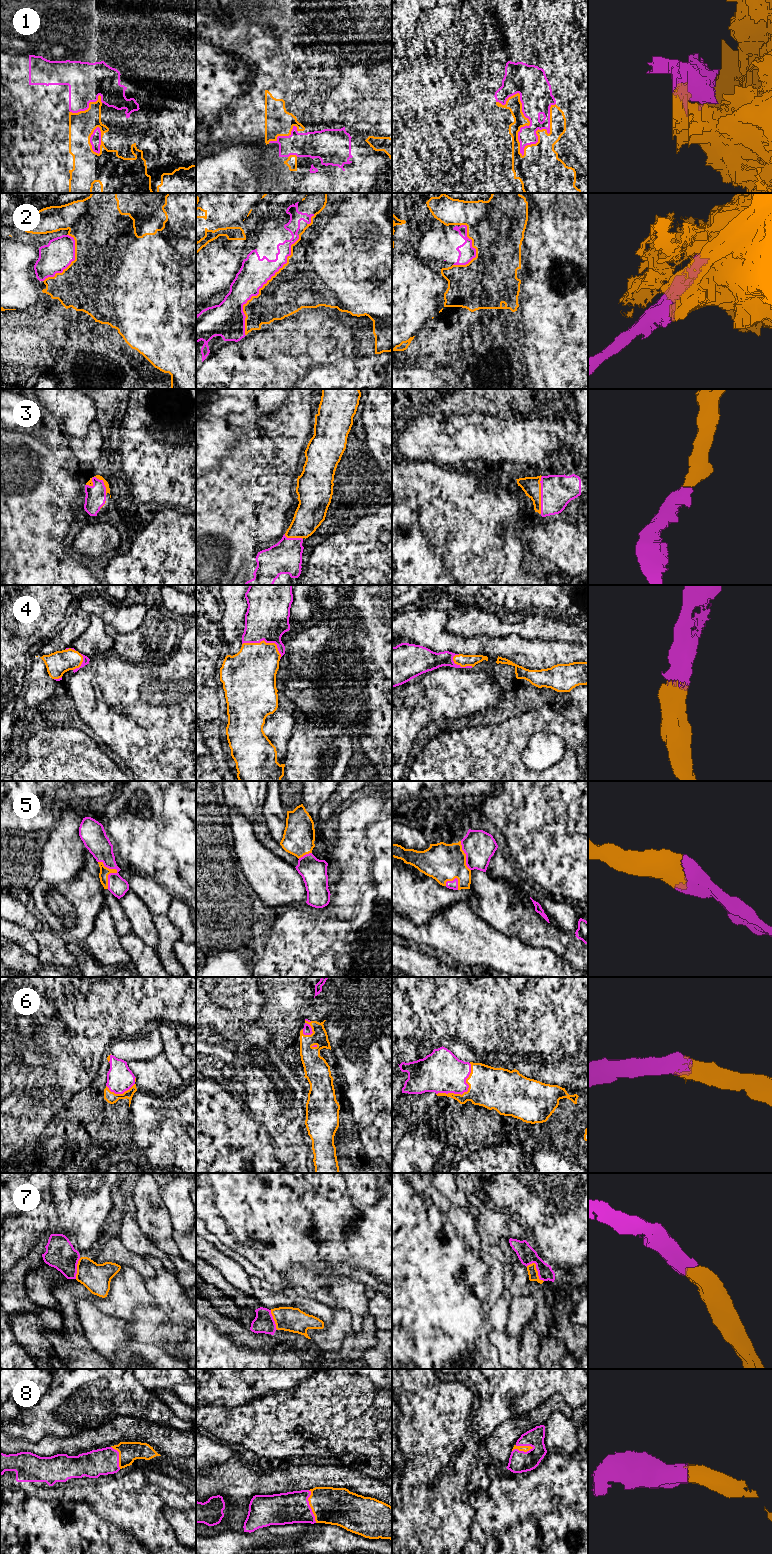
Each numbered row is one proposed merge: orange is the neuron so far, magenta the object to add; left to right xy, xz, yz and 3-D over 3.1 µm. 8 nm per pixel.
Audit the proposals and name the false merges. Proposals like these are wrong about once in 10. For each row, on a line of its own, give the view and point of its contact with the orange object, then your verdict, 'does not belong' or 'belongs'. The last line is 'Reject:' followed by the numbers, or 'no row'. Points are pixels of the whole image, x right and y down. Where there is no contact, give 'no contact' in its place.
1: contact yz (519, 130); does not belong
2: contact xz (262, 287); does not belong
3: contact xy (98, 478); belongs
4: contact xz (264, 641); belongs
5: contact xy (115, 872); belongs
6: contact yz (464, 1092); belongs
7: contact yz (536, 1270); belongs
8: contact yz (522, 1450); belongs
Reject: 1, 2

